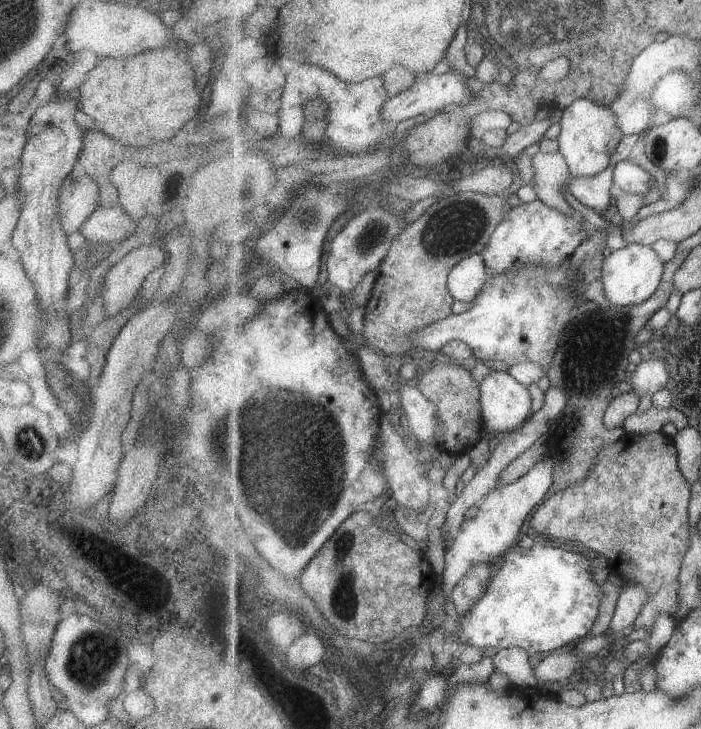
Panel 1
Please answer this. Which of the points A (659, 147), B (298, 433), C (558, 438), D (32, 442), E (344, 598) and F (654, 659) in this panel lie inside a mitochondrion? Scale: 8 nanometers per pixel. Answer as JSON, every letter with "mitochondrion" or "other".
{"A":"mitochondrion","B":"mitochondrion","C":"other","D":"mitochondrion","E":"mitochondrion","F":"other"}

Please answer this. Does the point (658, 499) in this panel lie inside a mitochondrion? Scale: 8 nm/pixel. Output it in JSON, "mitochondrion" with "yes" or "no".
{"mitochondrion":"no"}

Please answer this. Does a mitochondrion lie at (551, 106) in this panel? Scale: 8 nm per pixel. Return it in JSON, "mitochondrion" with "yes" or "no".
{"mitochondrion":"no"}

